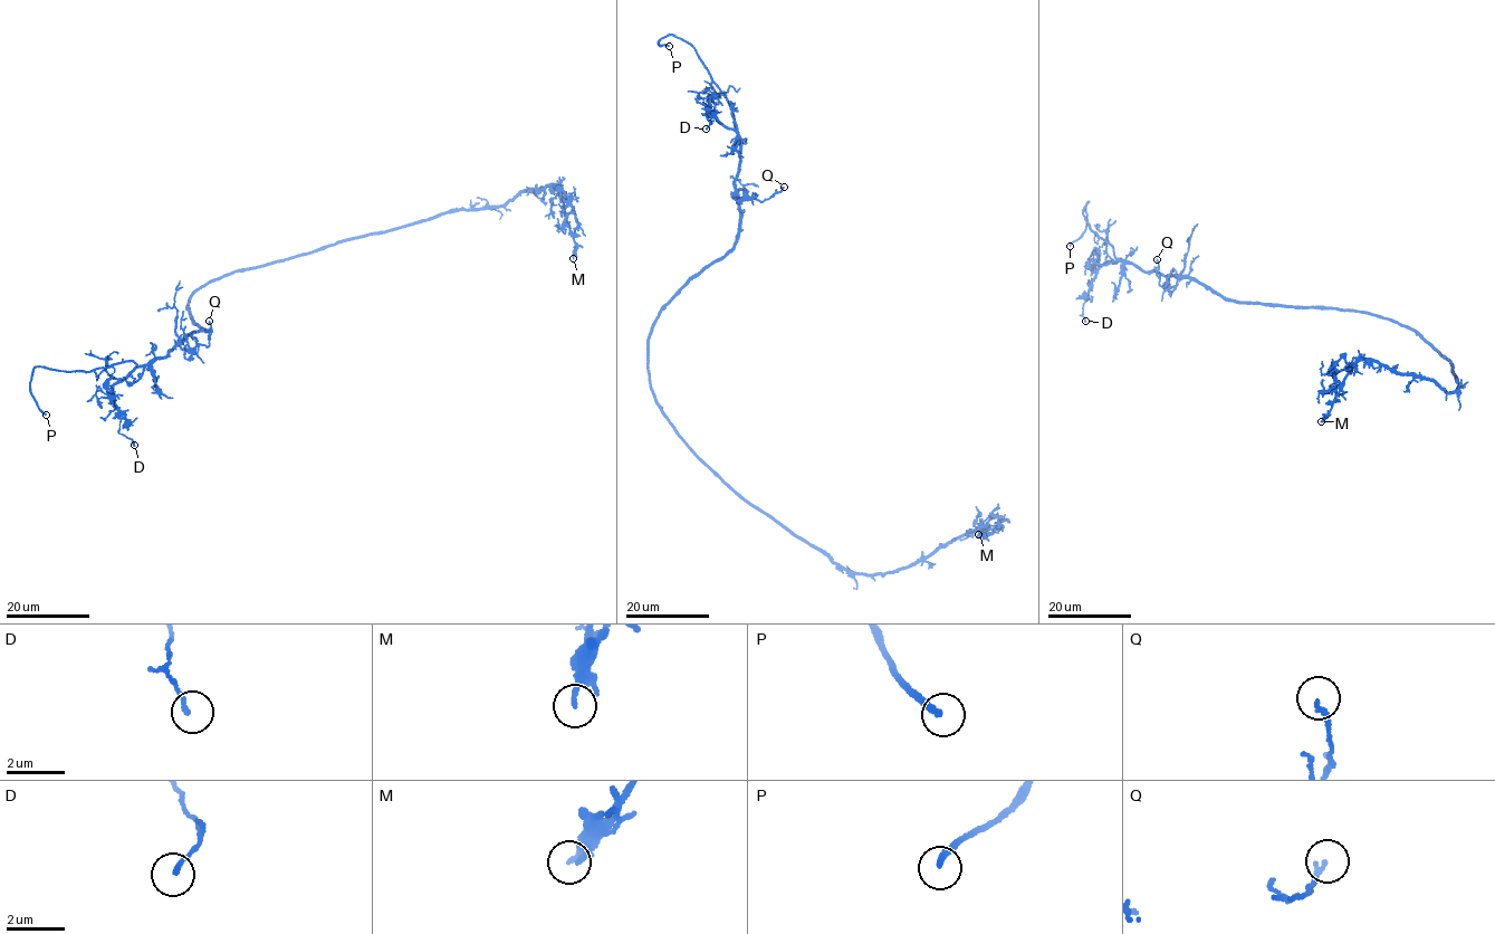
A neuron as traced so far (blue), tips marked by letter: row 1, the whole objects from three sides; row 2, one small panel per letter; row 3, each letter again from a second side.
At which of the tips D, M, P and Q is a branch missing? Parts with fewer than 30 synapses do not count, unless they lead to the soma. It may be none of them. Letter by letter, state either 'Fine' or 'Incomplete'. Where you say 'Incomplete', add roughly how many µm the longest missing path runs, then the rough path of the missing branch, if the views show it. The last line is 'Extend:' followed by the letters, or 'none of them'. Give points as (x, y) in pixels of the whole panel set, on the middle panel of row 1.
D: Fine
M: Fine
P: Incomplete. Missing length about 25 µm. Course of what is missing: (669, 46), (672, 49), (736, 20), (734, 27)
Q: Fine
Extend: P

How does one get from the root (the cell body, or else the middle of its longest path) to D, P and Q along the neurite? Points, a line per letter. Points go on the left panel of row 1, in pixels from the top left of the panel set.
D: (223, 276), (187, 305), (195, 324), (209, 330), (114, 386), (118, 432), (134, 445)
P: (223, 276), (187, 305), (195, 324), (209, 330), (164, 359), (84, 372), (34, 369), (30, 393), (46, 415)
Q: (223, 276), (190, 295), (190, 317), (209, 330), (194, 332), (181, 348), (209, 345), (209, 321)

